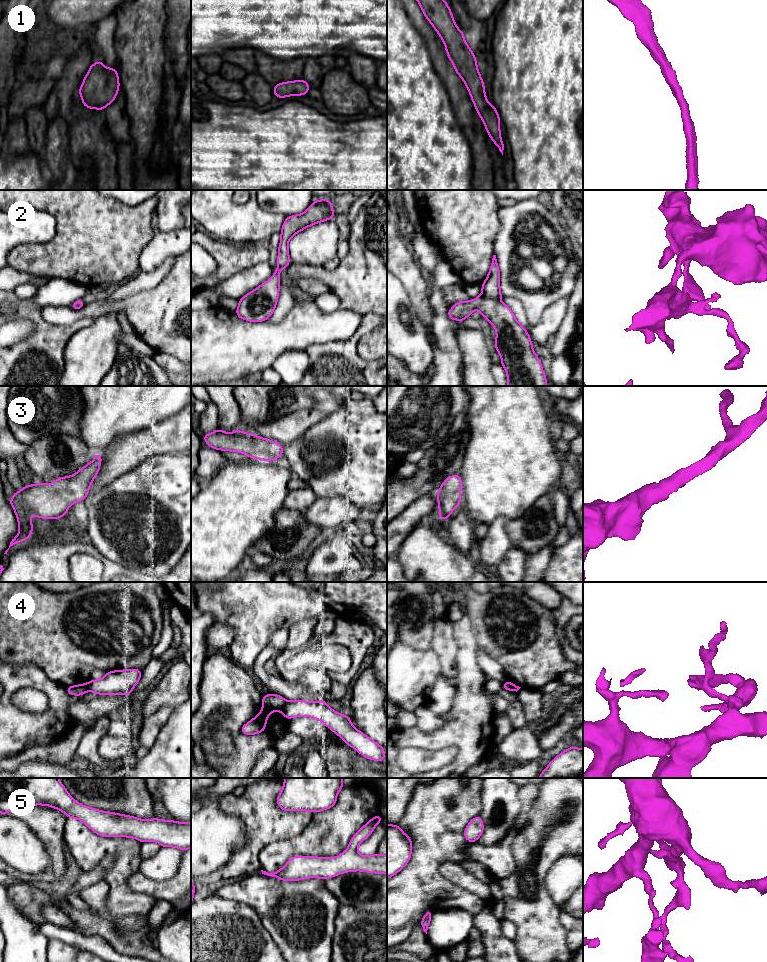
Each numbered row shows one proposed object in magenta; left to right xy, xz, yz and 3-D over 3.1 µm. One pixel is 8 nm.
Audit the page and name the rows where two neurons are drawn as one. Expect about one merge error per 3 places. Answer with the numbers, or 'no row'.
4

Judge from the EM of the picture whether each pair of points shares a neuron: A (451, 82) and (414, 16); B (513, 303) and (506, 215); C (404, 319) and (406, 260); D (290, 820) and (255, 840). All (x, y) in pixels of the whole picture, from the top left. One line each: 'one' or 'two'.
A: one
B: two
C: two
D: one

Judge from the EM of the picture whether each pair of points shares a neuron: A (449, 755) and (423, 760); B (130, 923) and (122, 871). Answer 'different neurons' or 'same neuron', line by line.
A: same neuron
B: different neurons

